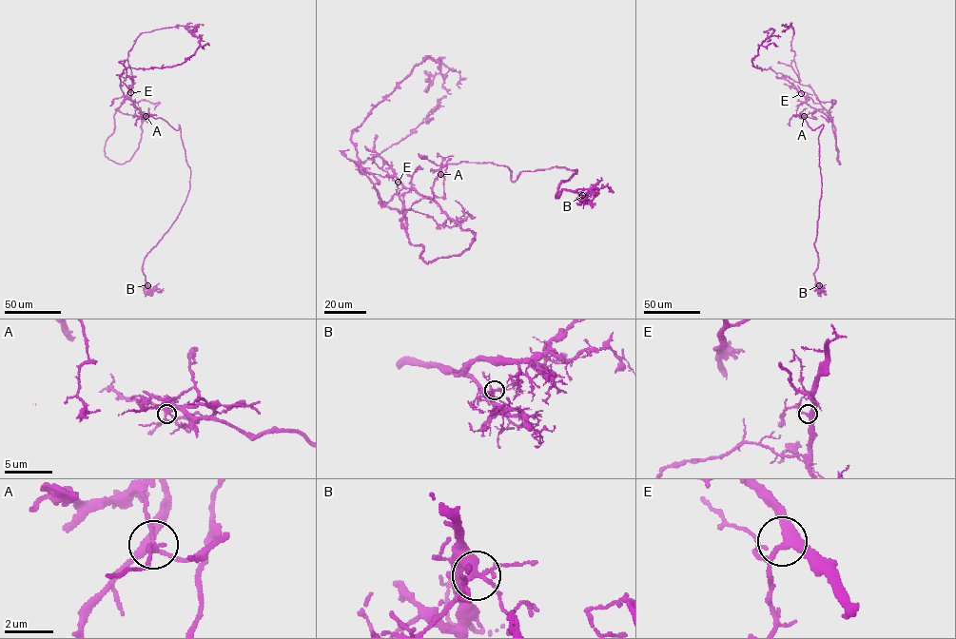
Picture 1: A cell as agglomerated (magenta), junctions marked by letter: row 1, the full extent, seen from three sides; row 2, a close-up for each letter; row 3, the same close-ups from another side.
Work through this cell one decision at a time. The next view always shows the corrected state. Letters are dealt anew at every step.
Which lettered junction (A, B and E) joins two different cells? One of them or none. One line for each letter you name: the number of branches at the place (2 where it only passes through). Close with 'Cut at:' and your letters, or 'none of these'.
A: 5
Cut at: A

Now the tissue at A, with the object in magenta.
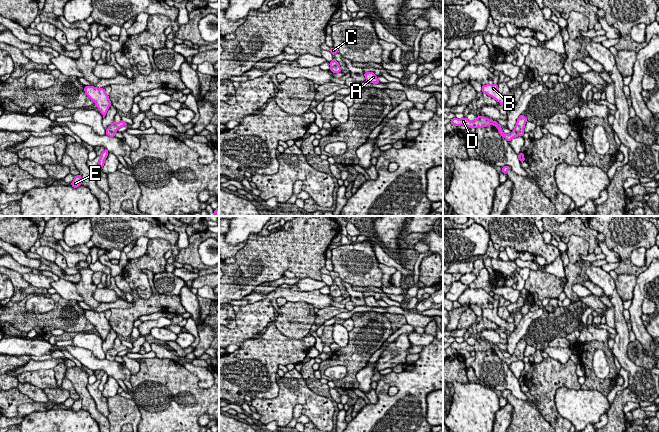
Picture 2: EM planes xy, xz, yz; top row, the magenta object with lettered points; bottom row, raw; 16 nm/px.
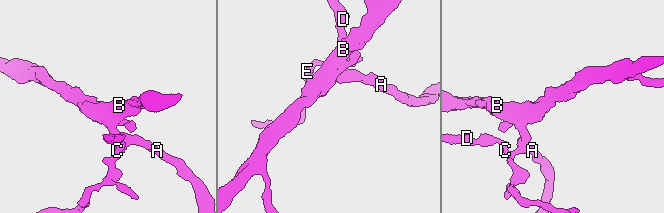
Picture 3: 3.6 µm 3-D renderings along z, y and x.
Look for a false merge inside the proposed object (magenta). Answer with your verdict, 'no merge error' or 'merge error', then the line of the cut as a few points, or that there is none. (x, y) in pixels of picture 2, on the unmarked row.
merge error; cut in yz along (513, 354), (517, 360)

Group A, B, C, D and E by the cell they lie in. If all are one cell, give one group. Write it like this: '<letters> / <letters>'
A B / C D E

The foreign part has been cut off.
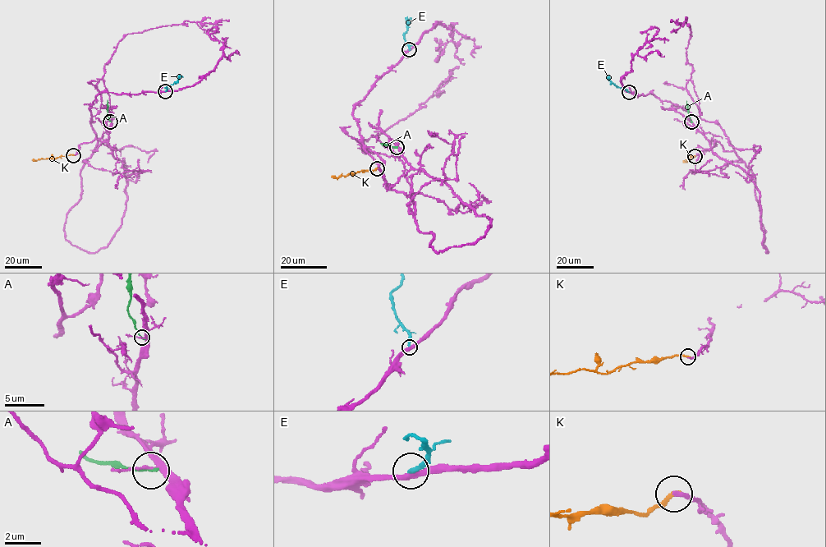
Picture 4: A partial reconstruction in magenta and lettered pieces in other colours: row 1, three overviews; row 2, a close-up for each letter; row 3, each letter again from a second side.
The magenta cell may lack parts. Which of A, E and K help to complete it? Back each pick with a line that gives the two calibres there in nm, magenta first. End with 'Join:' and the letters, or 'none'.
Join: none

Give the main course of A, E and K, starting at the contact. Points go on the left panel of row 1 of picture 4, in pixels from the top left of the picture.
A: (110, 121), (107, 115), (107, 100)
E: (165, 90), (167, 87), (183, 76)
K: (73, 155), (32, 160)

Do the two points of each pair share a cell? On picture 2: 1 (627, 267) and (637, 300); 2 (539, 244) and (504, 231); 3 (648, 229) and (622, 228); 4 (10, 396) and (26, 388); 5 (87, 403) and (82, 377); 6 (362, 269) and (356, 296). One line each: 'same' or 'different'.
1: different
2: same
3: same
4: different
5: same
6: different

